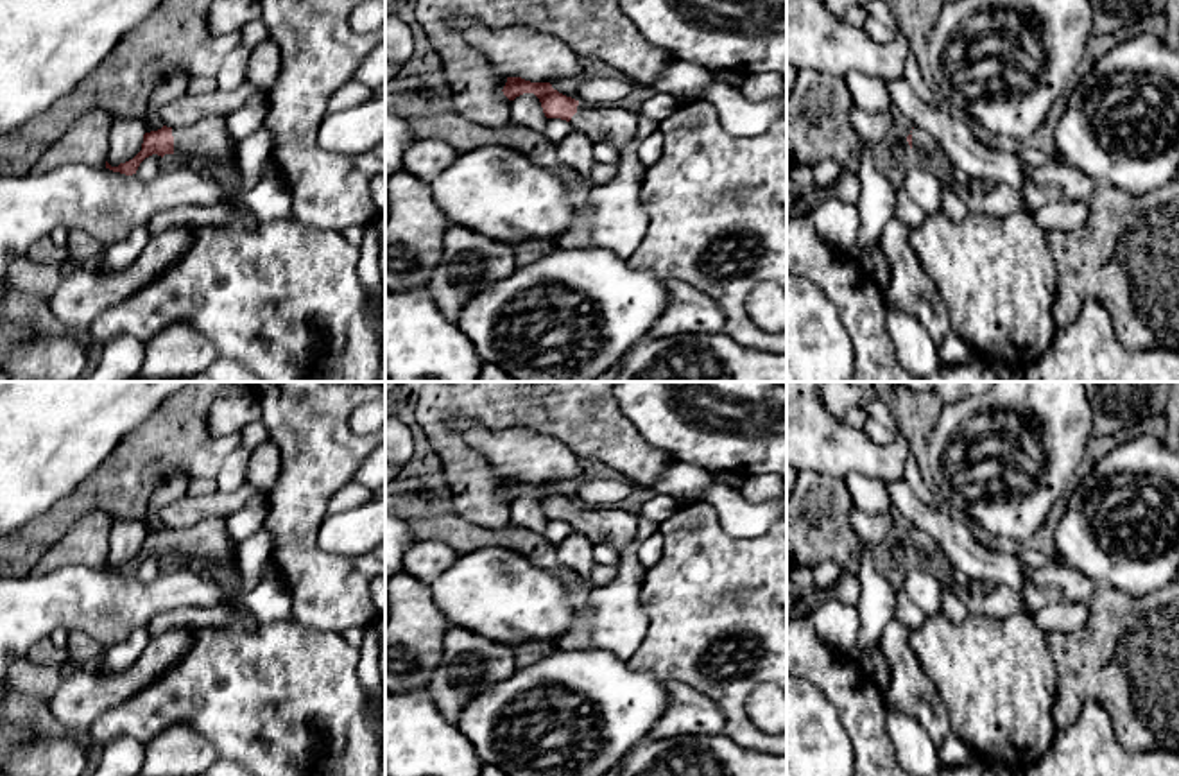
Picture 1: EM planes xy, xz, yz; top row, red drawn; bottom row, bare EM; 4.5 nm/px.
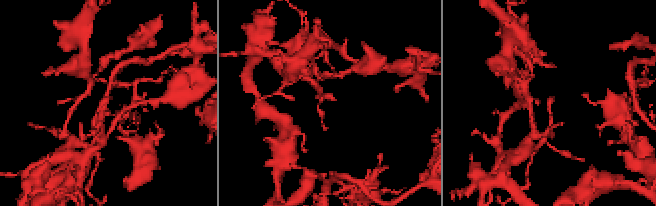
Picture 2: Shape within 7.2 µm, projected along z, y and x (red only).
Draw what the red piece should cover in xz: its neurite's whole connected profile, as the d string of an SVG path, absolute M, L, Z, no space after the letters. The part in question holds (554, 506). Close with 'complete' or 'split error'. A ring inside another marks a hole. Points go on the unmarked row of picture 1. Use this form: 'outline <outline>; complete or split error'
outline M507 479L503 496L509 502L523 495L534 495L546 520L561 520L572 529L582 530L593 543L609 545L616 550L629 547L638 534L638 516L624 509L593 509L552 489L550 484L530 484L521 479Z; split error

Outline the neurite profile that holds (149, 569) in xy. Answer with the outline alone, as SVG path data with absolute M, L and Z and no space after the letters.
M152 556L140 565L136 577L142 582L149 584L158 577L159 572L161 572L161 557Z

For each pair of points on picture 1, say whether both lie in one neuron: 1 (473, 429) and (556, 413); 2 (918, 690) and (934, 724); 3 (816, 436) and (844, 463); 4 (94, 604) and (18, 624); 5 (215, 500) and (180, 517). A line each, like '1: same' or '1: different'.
1: different
2: same
3: same
4: same
5: same

